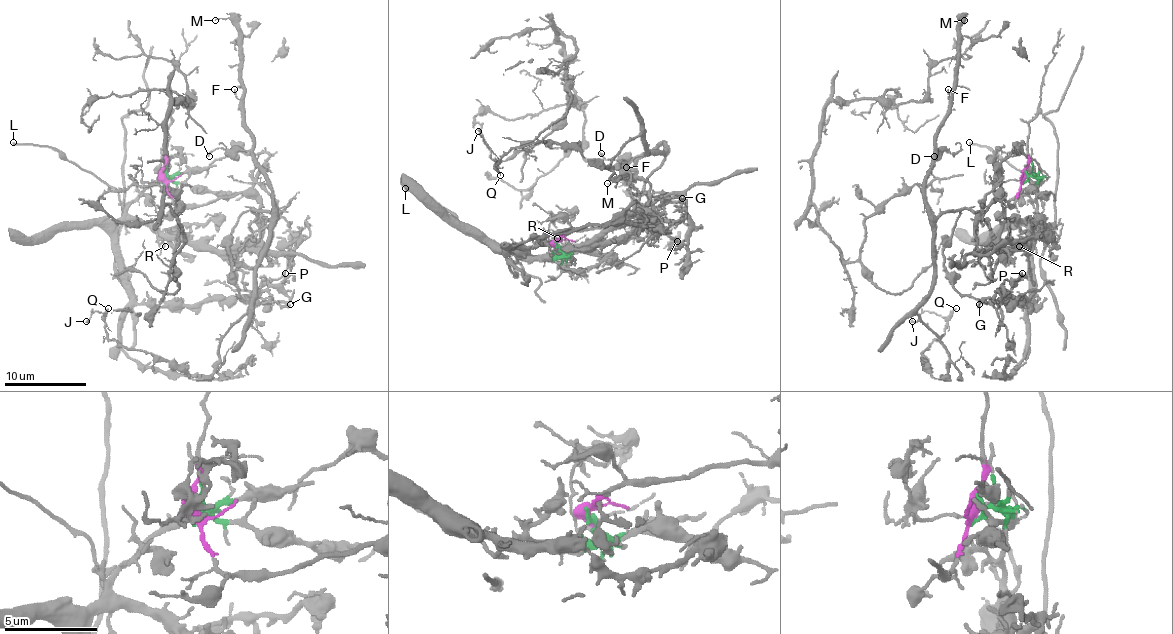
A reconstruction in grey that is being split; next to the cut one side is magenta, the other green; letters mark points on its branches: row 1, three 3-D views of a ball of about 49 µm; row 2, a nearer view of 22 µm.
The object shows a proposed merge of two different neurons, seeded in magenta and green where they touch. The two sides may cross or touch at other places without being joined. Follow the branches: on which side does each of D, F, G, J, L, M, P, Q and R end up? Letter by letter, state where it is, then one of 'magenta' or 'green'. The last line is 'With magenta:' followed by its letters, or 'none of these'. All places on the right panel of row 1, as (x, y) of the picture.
D: (934, 156) | magenta
F: (948, 89) | magenta
G: (979, 304) | green
J: (912, 321) | magenta
L: (969, 142) | green
M: (964, 20) | magenta
P: (1022, 273) | green
Q: (956, 308) | magenta
R: (1019, 246) | green
With magenta: D, F, J, M, Q

